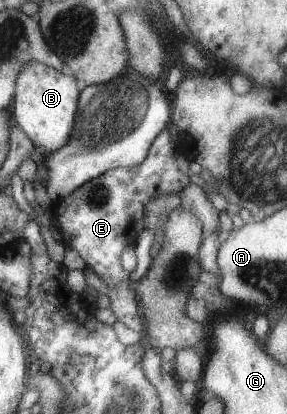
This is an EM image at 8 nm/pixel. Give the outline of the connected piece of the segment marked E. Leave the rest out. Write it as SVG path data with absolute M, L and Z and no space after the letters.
M163 129L162 136L143 165L112 170L89 181L83 188L71 193L70 197L54 202L55 223L63 231L65 245L79 252L87 266L106 282L110 288L108 296L112 301L111 307L118 320L139 333L145 331L145 317L131 283L131 273L123 265L123 255L127 247L134 246L139 235L147 230L147 205L163 193L182 194L192 185L191 177L179 167L179 150L180 143L173 139L171 129Z

